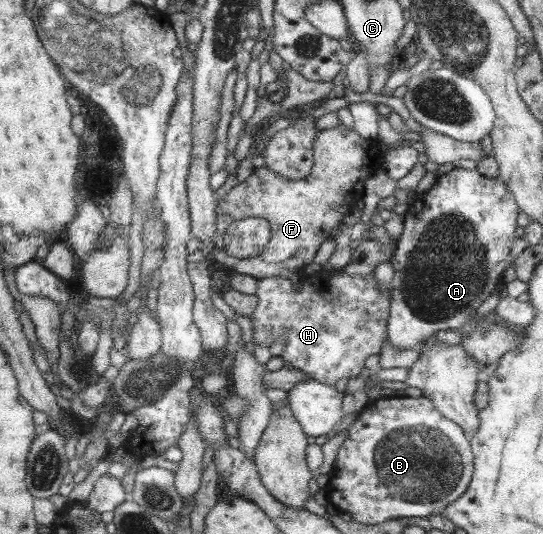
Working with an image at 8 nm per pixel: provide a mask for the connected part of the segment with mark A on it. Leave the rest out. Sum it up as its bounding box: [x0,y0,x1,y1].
[386,168,519,350]

